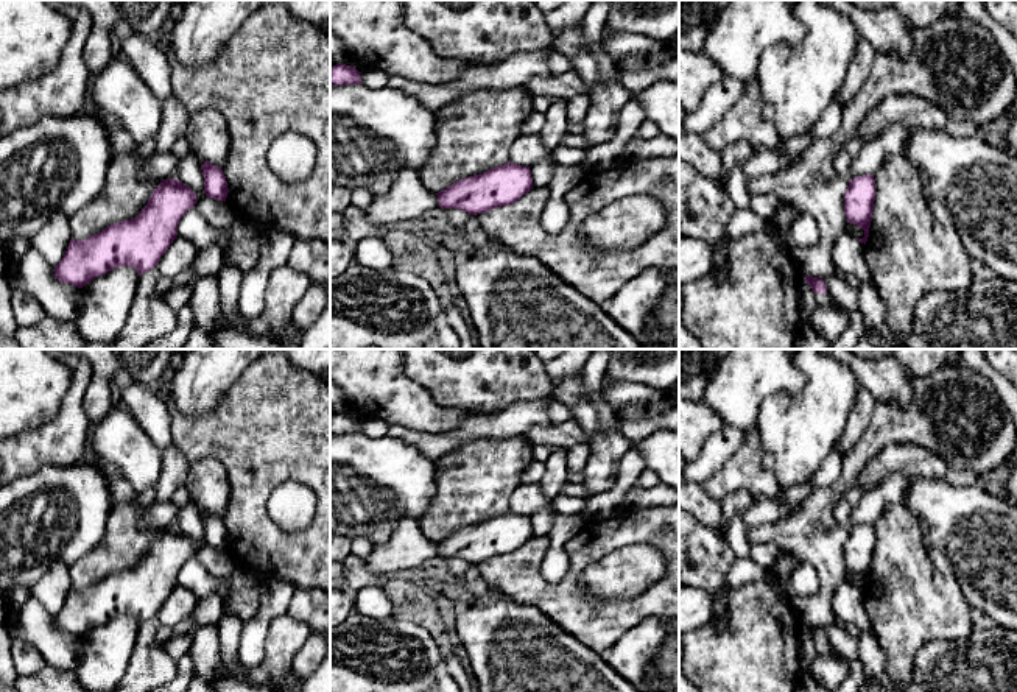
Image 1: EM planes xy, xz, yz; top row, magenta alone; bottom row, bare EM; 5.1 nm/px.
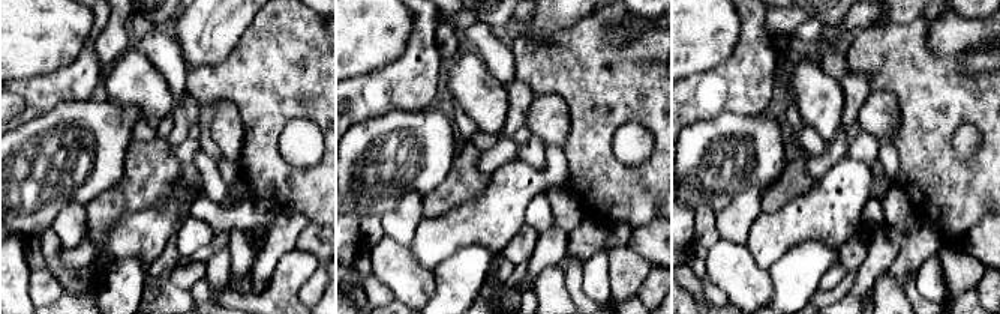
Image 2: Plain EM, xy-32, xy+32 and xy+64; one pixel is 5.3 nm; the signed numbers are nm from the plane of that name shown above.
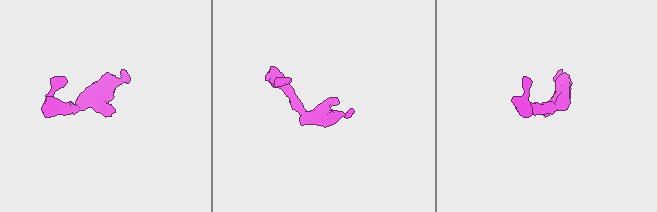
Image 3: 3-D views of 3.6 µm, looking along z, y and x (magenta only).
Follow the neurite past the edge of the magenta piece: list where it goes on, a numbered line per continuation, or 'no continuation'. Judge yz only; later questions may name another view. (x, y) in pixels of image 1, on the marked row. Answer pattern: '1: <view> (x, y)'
no continuation

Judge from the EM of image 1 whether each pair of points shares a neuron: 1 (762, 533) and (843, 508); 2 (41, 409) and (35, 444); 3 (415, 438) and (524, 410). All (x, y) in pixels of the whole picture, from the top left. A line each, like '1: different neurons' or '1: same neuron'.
1: different neurons
2: different neurons
3: same neuron

